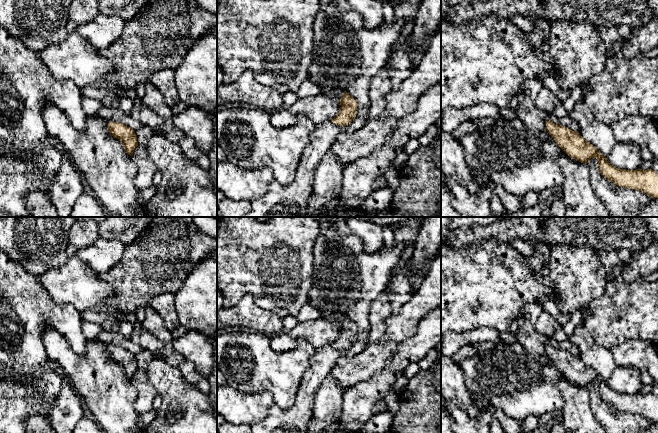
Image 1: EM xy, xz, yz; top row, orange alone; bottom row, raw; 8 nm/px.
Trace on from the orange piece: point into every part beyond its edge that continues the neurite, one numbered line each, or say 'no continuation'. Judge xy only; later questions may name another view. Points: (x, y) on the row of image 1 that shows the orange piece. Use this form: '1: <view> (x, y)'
no continuation

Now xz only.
1: xz (331, 91)

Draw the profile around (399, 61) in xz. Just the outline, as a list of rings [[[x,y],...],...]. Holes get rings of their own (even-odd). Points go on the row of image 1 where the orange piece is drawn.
[[[407,37],[395,50],[390,50],[387,67],[392,71],[390,81],[393,90],[400,88],[401,84],[414,70],[409,53],[411,50],[420,50],[420,46],[410,43],[411,37]]]

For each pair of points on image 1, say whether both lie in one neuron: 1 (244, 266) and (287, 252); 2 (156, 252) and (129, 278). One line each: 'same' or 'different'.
1: same
2: same

